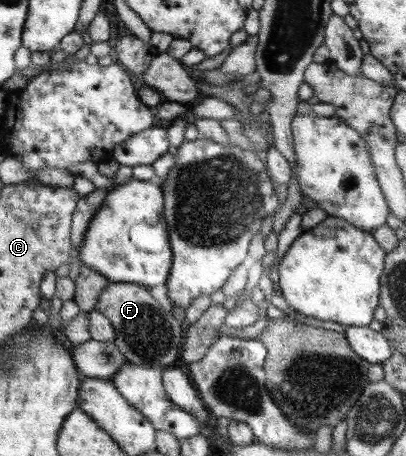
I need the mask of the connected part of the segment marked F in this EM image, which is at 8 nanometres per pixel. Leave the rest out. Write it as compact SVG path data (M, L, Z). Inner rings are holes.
M108 283L101 290L95 304L95 310L100 314L103 314L110 321L115 332L115 339L113 343L119 350L120 354L124 356L126 361L135 363L138 366L160 366L162 368L171 368L174 364L174 360L178 358L180 344L183 344L182 328L172 328L172 326L162 328L164 318L168 318L168 316L166 316L166 314L162 314L162 312L156 312L156 308L158 308L158 306L156 306L156 300L154 300L154 296L150 296L150 294L146 292L146 288L140 288L140 285L126 283Z

